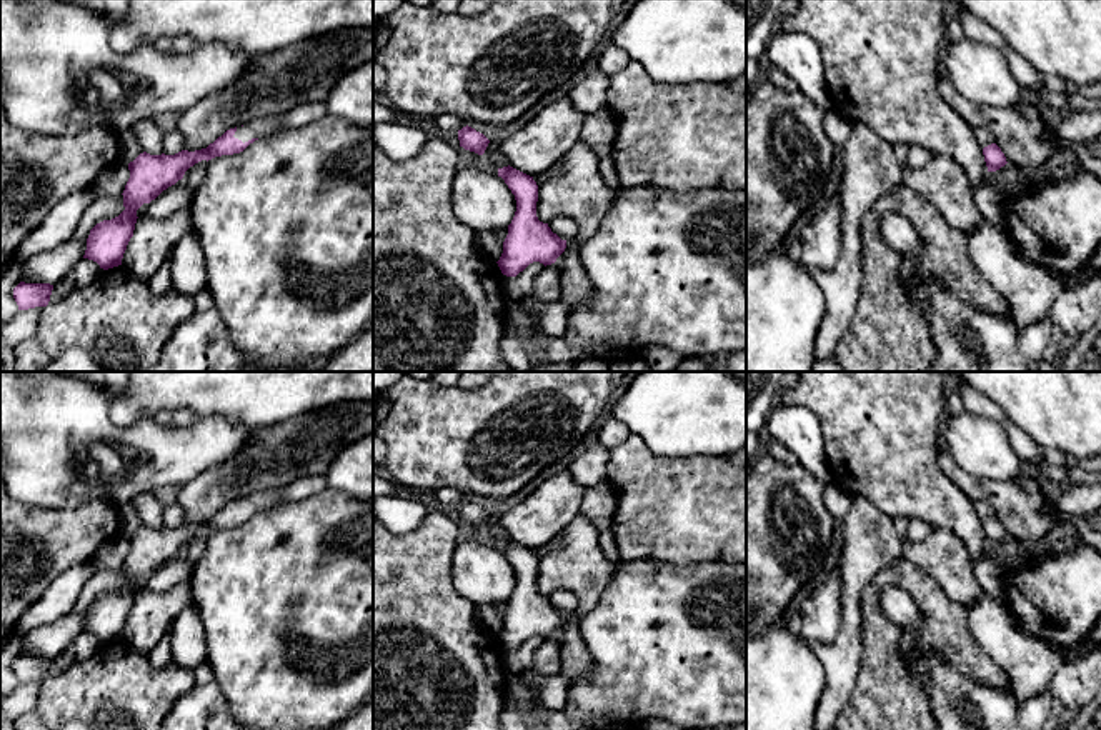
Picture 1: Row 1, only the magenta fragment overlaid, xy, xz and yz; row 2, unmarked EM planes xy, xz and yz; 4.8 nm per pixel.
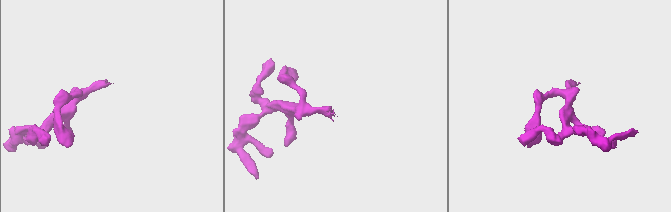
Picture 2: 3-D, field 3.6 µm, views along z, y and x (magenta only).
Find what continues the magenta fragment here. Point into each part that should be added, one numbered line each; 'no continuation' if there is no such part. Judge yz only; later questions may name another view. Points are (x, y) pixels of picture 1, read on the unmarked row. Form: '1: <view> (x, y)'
no continuation

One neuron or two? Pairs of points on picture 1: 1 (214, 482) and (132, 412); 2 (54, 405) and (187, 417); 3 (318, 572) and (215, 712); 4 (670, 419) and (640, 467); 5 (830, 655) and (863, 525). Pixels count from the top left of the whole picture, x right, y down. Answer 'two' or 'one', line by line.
1: two
2: two
3: two
4: two
5: one

